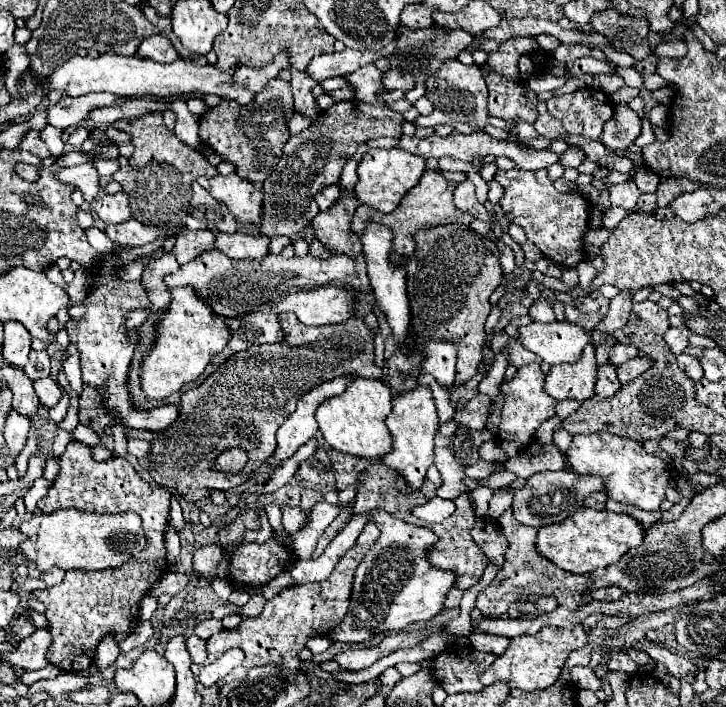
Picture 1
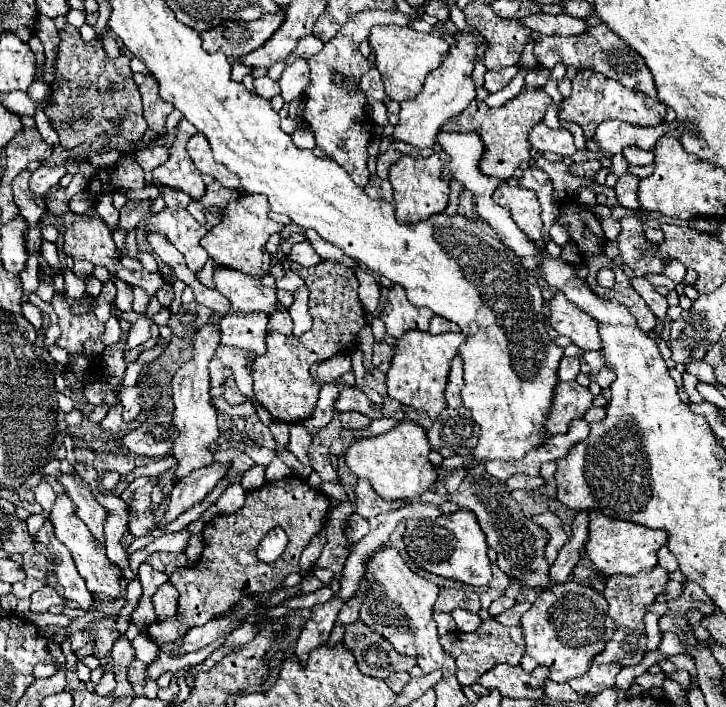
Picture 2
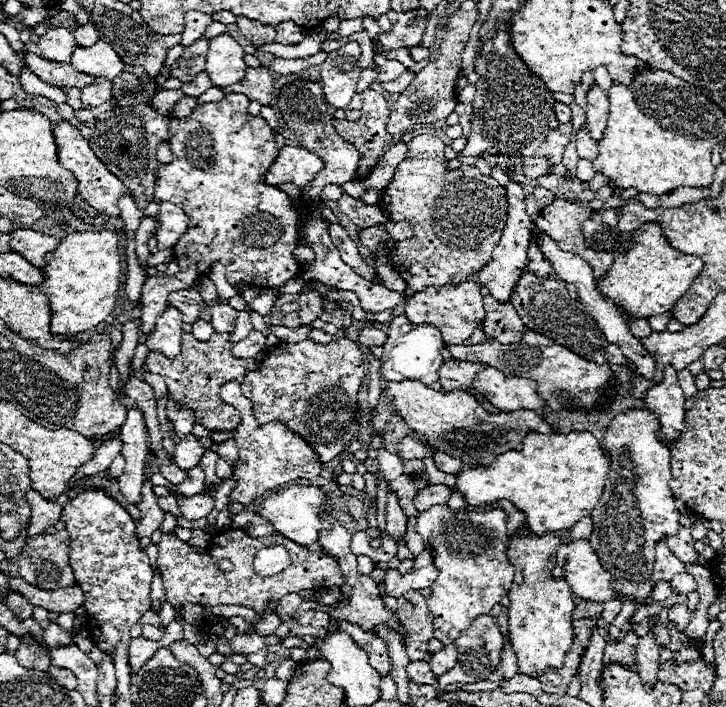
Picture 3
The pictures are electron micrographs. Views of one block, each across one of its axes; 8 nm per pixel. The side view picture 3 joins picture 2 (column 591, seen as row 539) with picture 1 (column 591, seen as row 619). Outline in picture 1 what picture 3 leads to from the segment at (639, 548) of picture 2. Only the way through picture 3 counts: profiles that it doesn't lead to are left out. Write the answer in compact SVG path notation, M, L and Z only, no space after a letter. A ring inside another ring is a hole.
M580 508L574 516L568 516L558 524L540 528L536 544L540 554L552 560L558 568L572 574L590 574L598 568L606 568L618 562L630 548L640 546L642 540L644 540L644 528L630 514Z

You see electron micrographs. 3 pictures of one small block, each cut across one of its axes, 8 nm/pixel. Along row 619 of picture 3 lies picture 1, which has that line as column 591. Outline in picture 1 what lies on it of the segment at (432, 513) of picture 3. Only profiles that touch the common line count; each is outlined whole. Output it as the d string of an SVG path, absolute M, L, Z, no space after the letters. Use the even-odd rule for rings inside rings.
M610 432L574 436L574 442L568 448L566 456L576 474L594 474L602 478L608 498L636 506L640 510L658 510L660 504L666 500L670 478L676 474L672 464L664 462L660 456L648 454L640 442L620 438Z

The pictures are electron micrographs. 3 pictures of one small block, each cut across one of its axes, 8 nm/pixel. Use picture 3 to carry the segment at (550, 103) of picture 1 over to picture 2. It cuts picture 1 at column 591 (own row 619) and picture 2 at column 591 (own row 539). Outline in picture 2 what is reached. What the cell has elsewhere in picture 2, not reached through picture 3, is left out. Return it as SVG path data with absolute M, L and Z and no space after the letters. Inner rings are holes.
M582 70L576 74L572 80L572 94L568 100L564 100L564 108L560 110L562 120L570 120L580 124L584 130L584 138L590 140L594 136L594 130L598 124L606 120L622 120L634 126L658 126L664 122L668 106L660 102L658 98L650 98L638 90L628 90L616 80L608 80L604 74L594 72L594 70Z

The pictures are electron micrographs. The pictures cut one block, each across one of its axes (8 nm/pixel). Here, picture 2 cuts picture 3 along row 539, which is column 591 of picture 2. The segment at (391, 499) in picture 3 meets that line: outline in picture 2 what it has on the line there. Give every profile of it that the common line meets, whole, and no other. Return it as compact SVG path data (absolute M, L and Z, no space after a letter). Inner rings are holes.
M558 382L554 390L554 408L546 420L546 430L550 434L564 434L570 420L582 418L582 414L592 406L592 394L578 382Z

